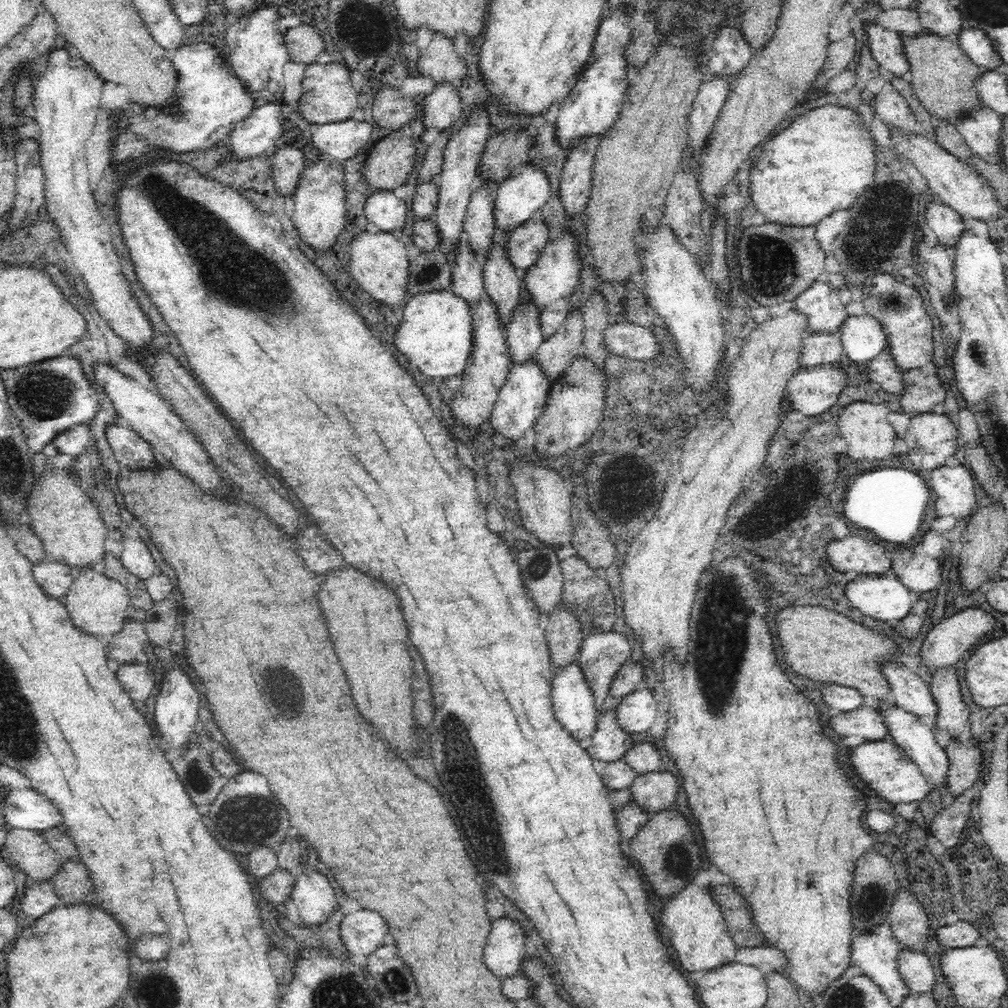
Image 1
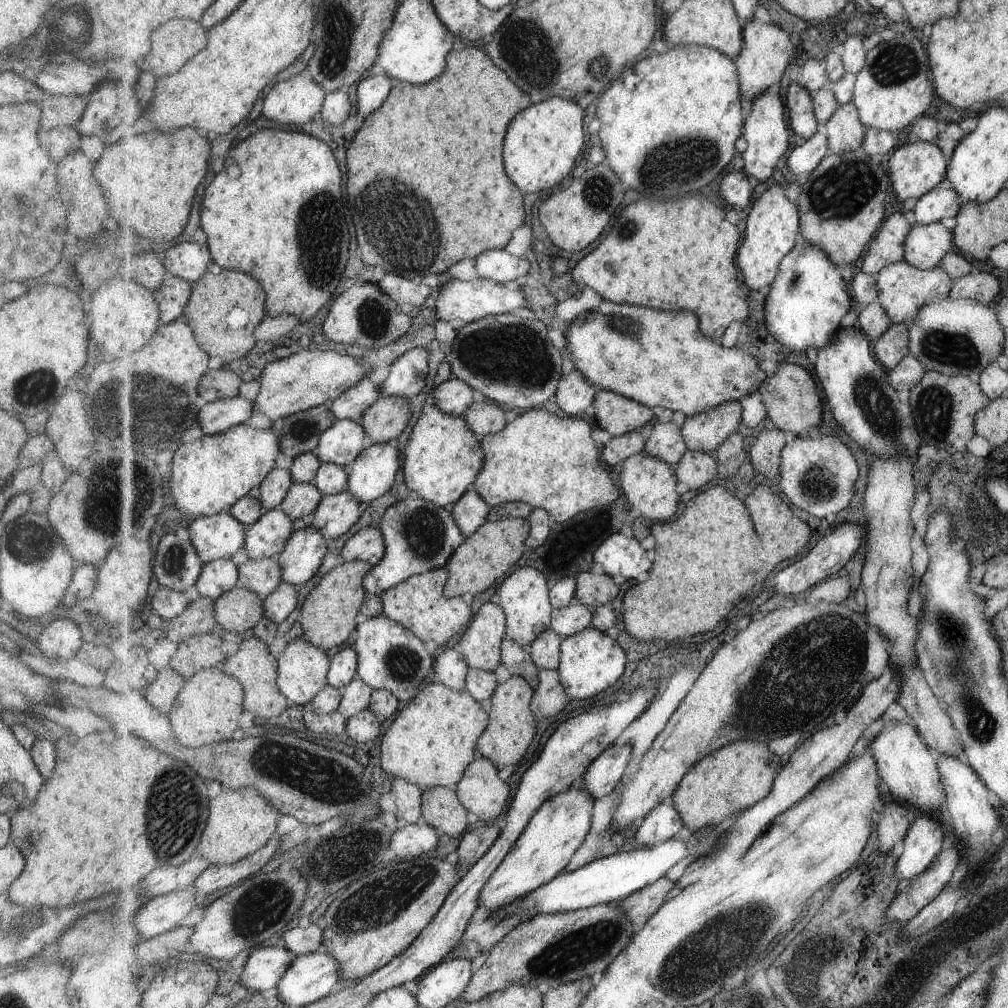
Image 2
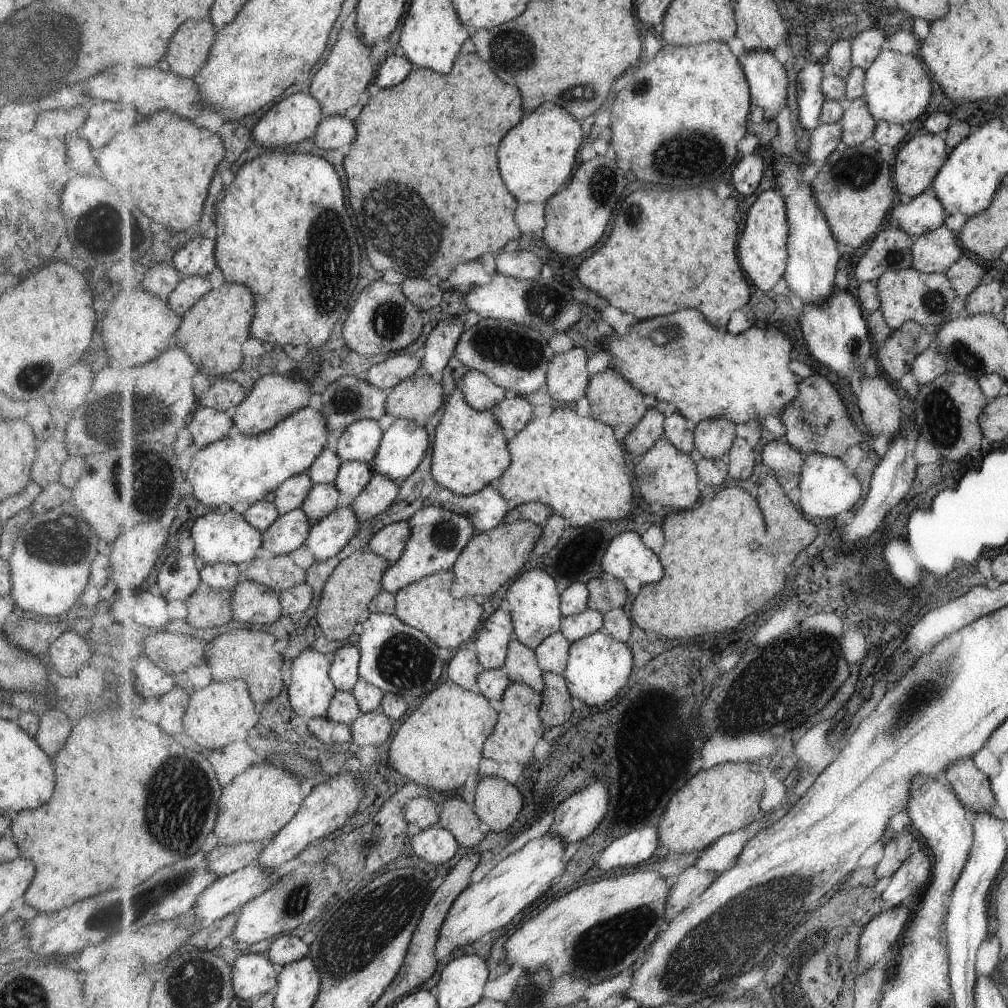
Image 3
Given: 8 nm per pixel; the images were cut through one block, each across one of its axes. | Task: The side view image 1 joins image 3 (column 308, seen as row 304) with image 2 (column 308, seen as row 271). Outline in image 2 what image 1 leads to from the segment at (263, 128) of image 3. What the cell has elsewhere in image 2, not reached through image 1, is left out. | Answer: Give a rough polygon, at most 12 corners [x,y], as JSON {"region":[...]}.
{"region":[[308,73],[279,82],[263,114],[287,126],[319,118],[329,92]]}

